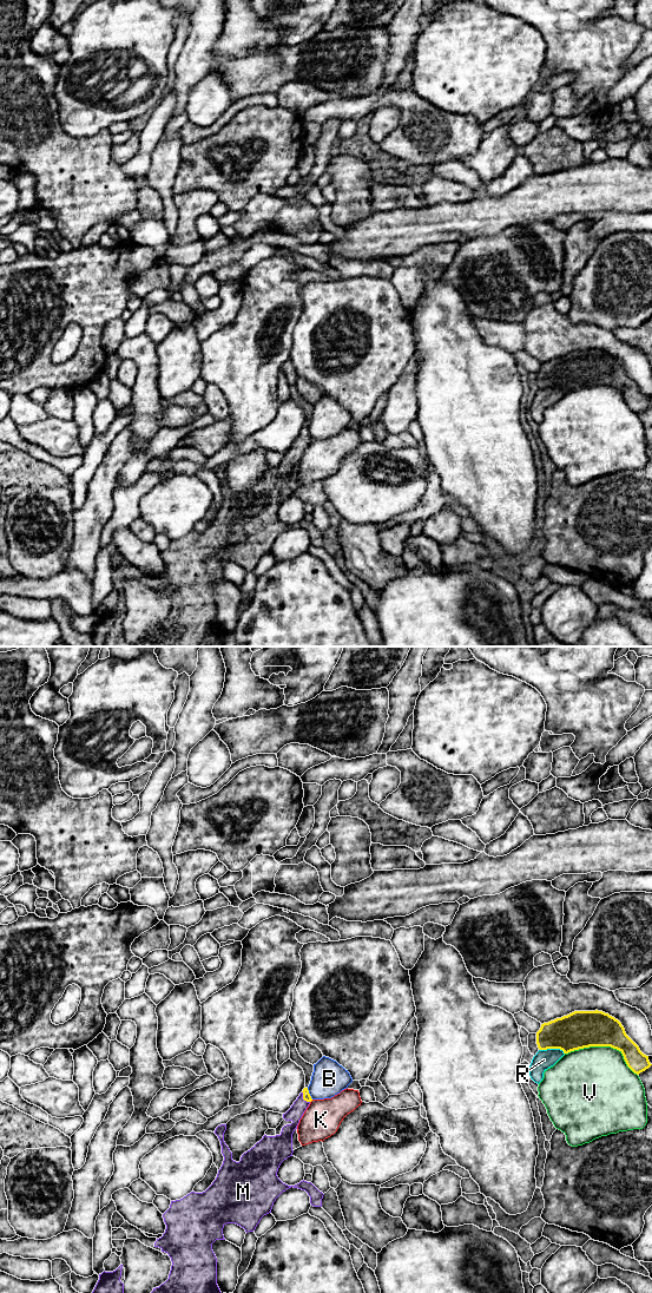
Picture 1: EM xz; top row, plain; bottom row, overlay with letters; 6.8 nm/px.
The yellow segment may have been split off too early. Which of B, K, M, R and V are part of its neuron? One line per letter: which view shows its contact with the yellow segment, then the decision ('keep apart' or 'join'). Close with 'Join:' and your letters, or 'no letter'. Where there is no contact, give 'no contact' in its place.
B: meets yellow in xz; keep apart
K: no contact; keep apart
M: meets yellow in xz; keep apart
R: meets yellow in xz; keep apart
V: meets yellow in xz; keep apart
Join: no letter

